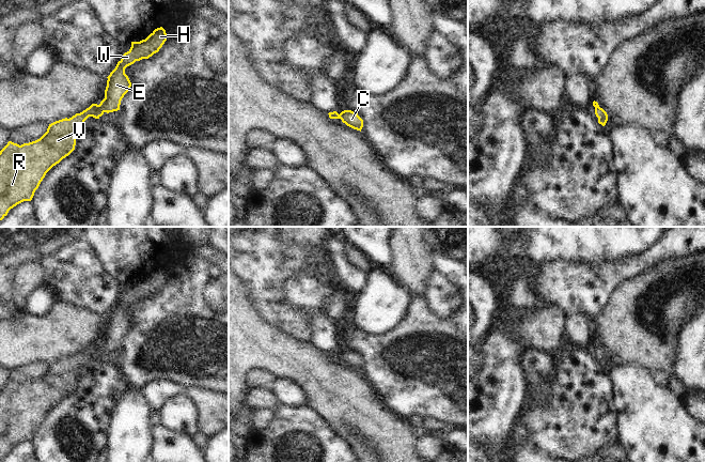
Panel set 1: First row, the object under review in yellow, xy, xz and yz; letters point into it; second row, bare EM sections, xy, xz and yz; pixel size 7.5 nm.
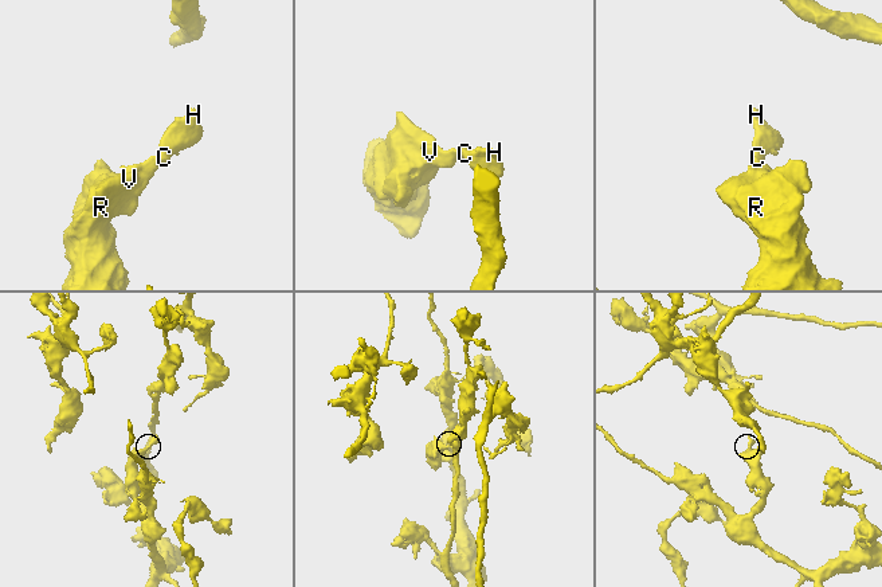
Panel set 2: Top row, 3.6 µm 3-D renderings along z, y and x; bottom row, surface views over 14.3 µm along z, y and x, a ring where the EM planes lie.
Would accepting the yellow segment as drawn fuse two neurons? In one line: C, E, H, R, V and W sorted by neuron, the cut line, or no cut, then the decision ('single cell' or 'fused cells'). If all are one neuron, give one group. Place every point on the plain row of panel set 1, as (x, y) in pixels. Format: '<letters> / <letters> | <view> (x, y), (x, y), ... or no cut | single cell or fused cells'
C E H R V W | no cut | single cell

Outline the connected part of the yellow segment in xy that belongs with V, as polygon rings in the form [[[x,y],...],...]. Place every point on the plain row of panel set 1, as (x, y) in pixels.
[[[160,266],[145,279],[131,281],[130,289],[107,317],[105,338],[99,344],[92,343],[69,358],[49,364],[47,371],[35,381],[21,385],[7,382],[0,390],[0,460],[17,444],[31,441],[46,413],[75,389],[76,367],[89,356],[99,358],[105,352],[120,350],[121,340],[131,326],[125,308],[158,292],[166,280],[166,270]]]

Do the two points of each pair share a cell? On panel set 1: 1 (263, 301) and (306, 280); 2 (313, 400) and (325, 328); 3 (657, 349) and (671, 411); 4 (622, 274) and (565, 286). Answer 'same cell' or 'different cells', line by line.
1: different cells
2: different cells
3: different cells
4: same cell

